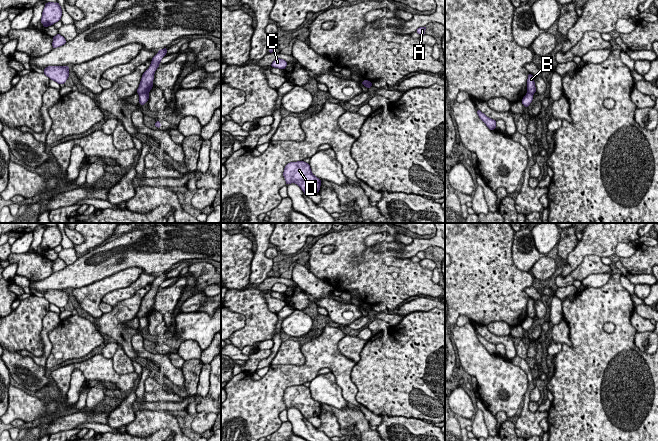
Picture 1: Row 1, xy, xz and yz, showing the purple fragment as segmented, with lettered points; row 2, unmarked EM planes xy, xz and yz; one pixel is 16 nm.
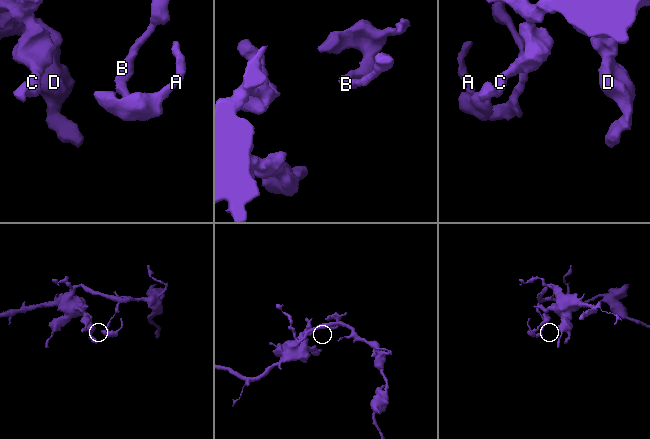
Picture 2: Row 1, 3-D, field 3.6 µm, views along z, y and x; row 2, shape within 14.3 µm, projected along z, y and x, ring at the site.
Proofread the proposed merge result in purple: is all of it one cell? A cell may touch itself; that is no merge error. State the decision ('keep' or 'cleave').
cleave

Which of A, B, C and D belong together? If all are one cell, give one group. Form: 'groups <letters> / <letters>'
groups A / B C D

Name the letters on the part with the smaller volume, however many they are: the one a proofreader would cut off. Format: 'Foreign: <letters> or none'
Foreign: A

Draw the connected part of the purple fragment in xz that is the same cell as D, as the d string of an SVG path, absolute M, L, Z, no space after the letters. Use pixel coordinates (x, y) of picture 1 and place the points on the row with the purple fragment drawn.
M304 161L288 163L283 172L286 185L296 183L305 195L318 193L321 180L312 174L309 163Z

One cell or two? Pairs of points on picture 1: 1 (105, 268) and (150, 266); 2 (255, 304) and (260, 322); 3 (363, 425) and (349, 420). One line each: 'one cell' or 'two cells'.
1: one cell
2: one cell
3: one cell

